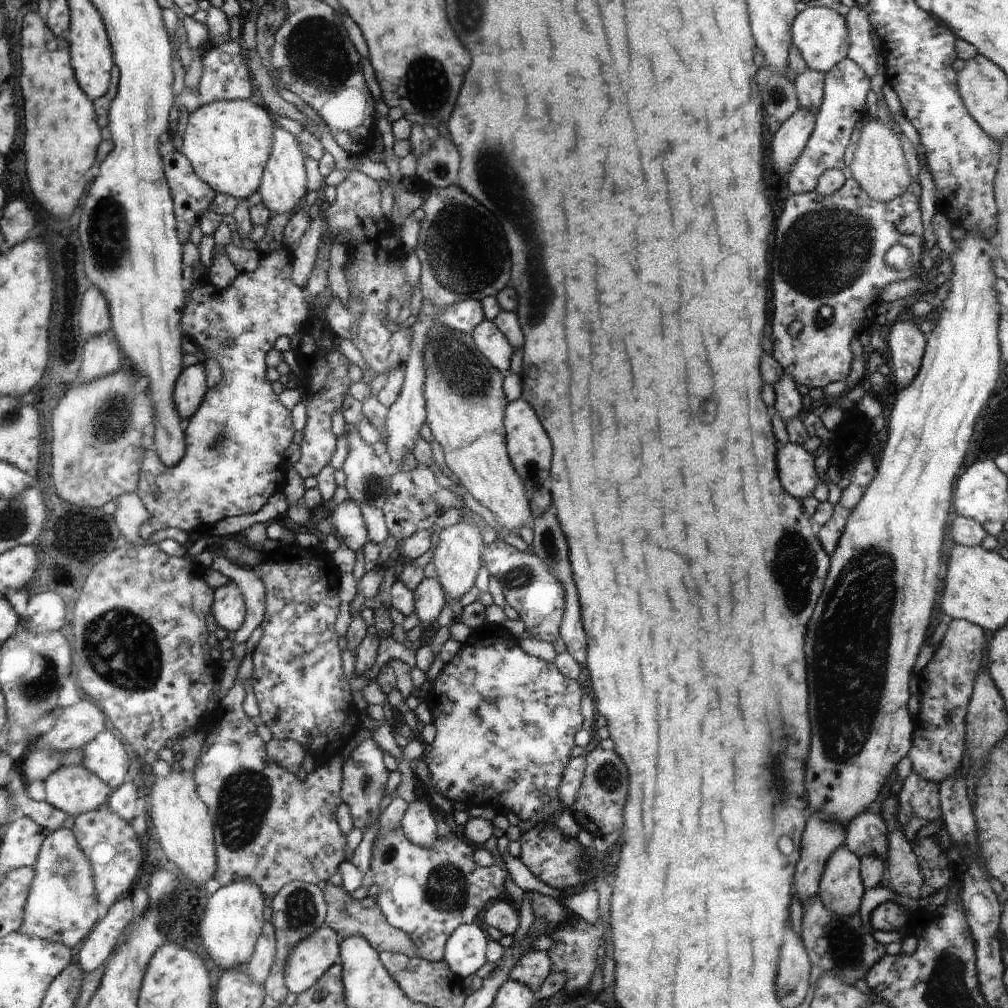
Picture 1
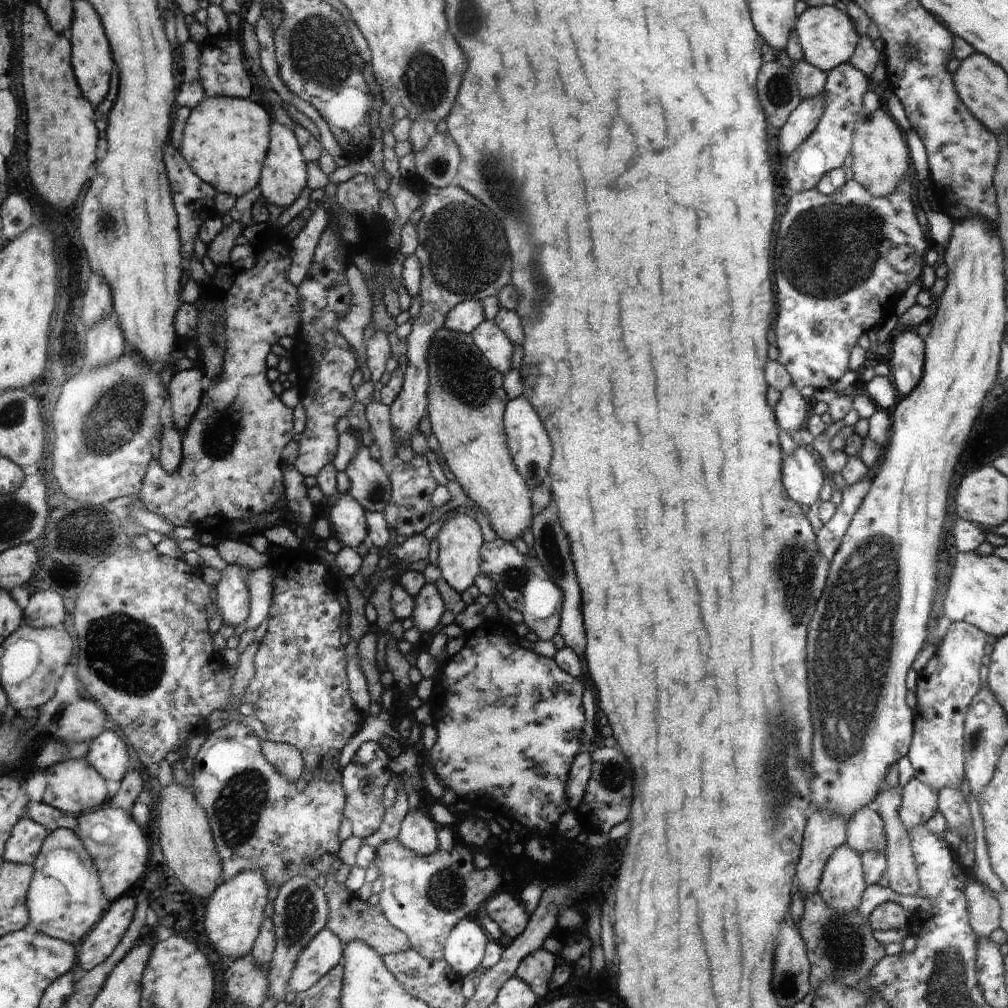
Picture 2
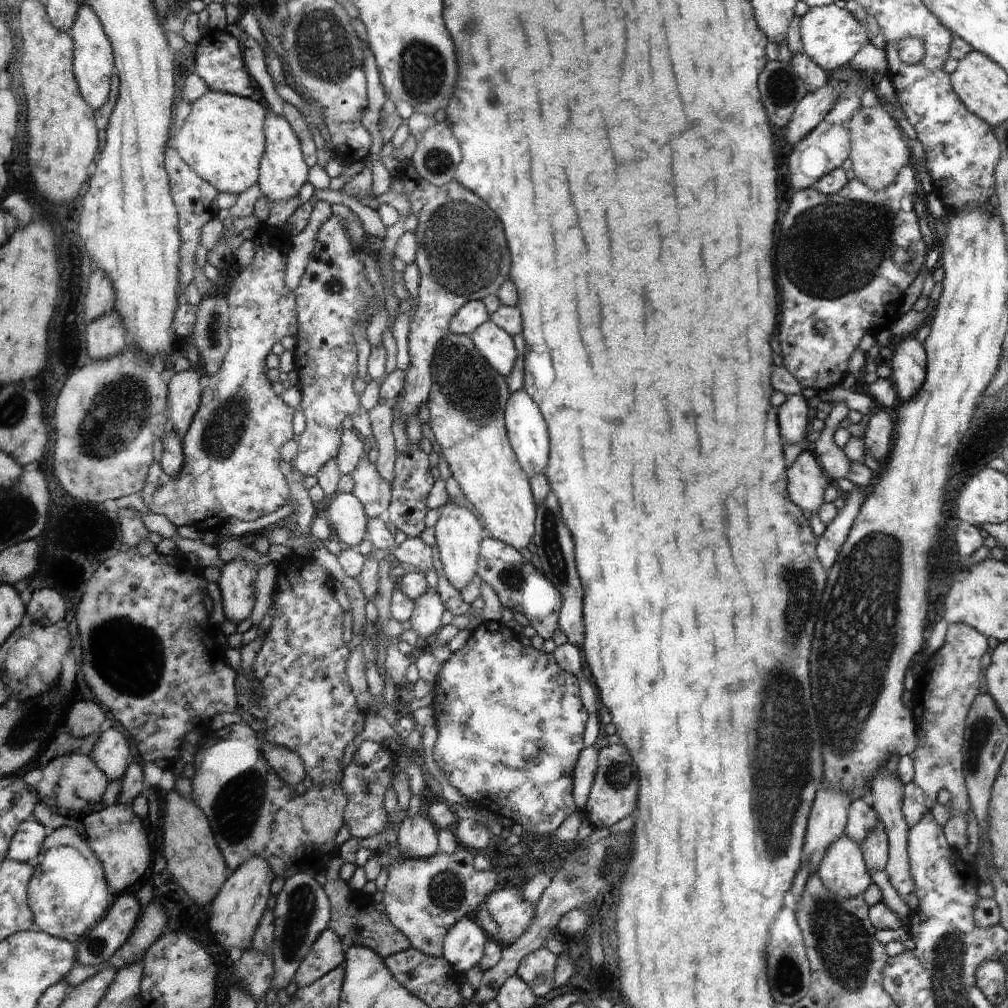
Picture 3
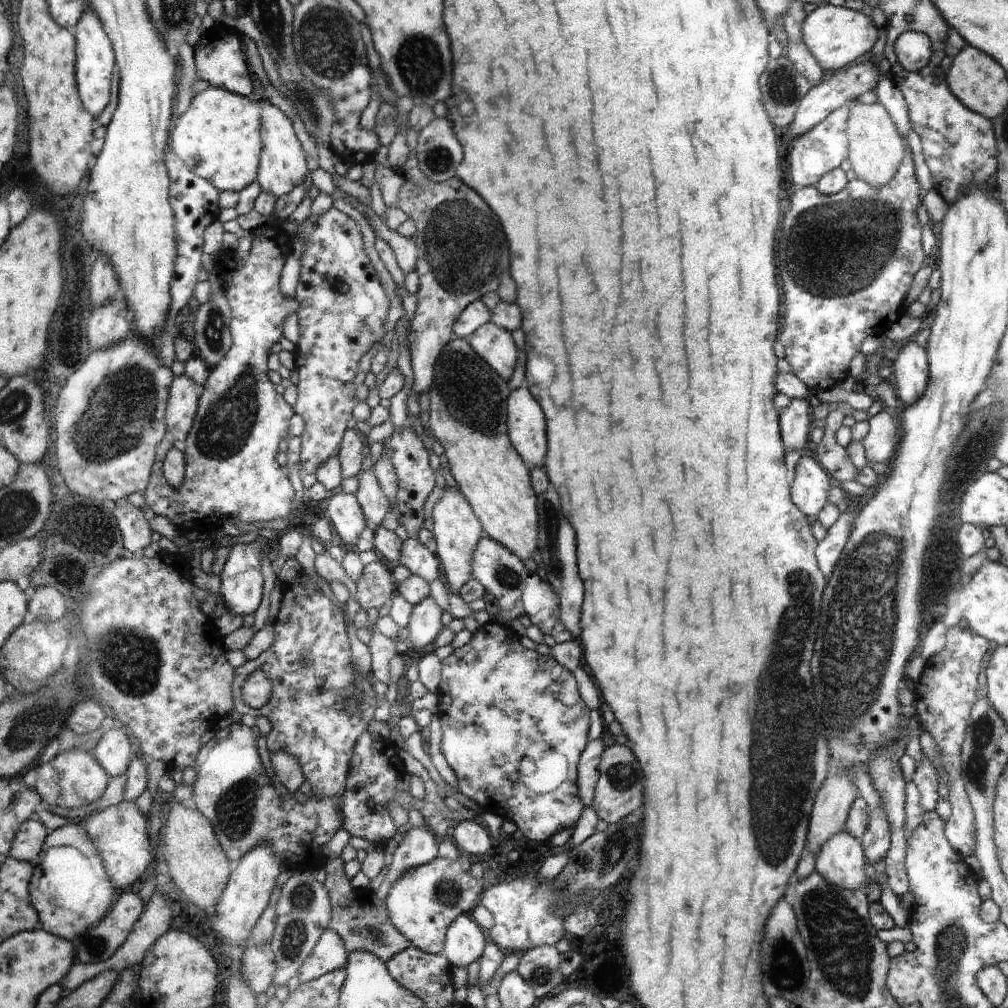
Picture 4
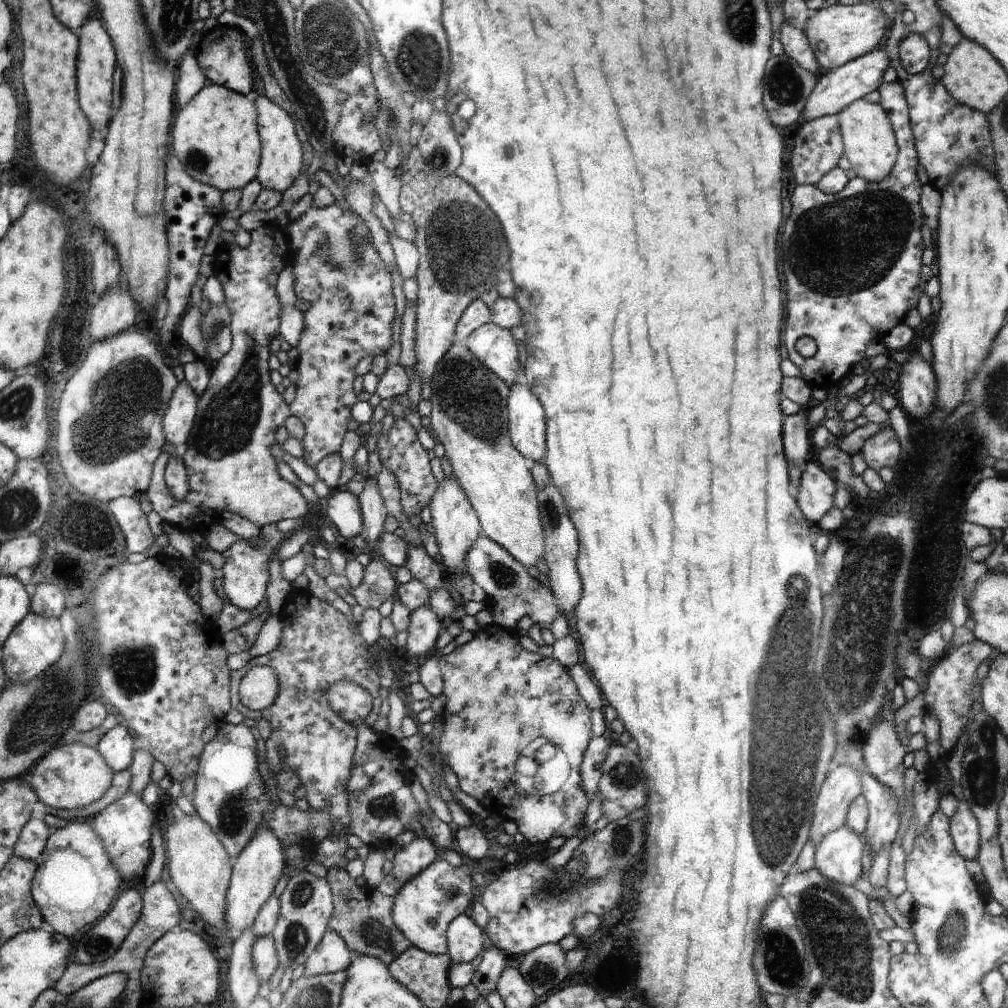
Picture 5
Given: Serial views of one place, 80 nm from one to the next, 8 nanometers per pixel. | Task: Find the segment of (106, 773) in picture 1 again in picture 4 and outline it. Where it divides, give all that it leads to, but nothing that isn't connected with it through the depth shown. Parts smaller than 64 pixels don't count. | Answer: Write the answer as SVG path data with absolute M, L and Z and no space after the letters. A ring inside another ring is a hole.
M114 726L100 738L93 754L105 766L110 776L115 777L126 775L126 770L129 770L130 750L132 750L132 744L128 736L118 726Z

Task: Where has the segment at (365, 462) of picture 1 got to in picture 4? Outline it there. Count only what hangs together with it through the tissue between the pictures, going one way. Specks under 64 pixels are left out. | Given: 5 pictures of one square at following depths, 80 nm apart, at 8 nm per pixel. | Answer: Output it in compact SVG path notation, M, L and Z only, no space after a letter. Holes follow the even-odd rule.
M372 469L361 471L357 479L359 486L355 496L366 520L366 535L370 536L374 530L378 530L392 506Z

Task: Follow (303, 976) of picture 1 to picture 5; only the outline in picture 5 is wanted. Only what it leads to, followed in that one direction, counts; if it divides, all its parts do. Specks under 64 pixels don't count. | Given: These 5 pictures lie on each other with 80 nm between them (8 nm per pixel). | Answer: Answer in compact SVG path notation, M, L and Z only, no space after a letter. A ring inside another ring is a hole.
M328 929L314 953L306 960L304 975L310 977L347 970L353 958L353 952L340 934Z

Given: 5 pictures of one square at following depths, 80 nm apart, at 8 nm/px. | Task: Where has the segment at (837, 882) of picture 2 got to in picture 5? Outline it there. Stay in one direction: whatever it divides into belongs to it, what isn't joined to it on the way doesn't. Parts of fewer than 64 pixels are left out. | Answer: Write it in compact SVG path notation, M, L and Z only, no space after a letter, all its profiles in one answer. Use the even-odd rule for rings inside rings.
M847 823L816 844L816 869L841 884L852 885L862 876L862 842Z

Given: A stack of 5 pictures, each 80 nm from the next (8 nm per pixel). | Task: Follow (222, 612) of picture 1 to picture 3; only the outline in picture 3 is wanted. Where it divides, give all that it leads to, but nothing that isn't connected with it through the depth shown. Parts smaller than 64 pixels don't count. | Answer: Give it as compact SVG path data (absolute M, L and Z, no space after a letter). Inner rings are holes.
M240 556L222 566L217 582L226 618L238 624L251 617L256 604L256 578L258 566Z

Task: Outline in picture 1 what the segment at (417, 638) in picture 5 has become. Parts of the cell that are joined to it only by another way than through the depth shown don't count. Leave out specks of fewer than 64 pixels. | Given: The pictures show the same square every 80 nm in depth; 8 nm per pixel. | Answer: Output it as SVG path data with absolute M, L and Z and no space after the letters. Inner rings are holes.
M424 578L413 592L415 600L415 613L424 628L429 628L434 622L442 608L447 604L446 596L439 580Z

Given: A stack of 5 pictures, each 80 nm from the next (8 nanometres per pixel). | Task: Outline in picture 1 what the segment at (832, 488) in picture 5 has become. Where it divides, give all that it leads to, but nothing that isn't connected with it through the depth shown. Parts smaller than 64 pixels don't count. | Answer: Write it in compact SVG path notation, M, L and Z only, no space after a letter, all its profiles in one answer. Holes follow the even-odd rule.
M790 442L782 445L779 452L778 466L786 492L798 500L812 496L818 484L814 456L808 454L803 445Z

